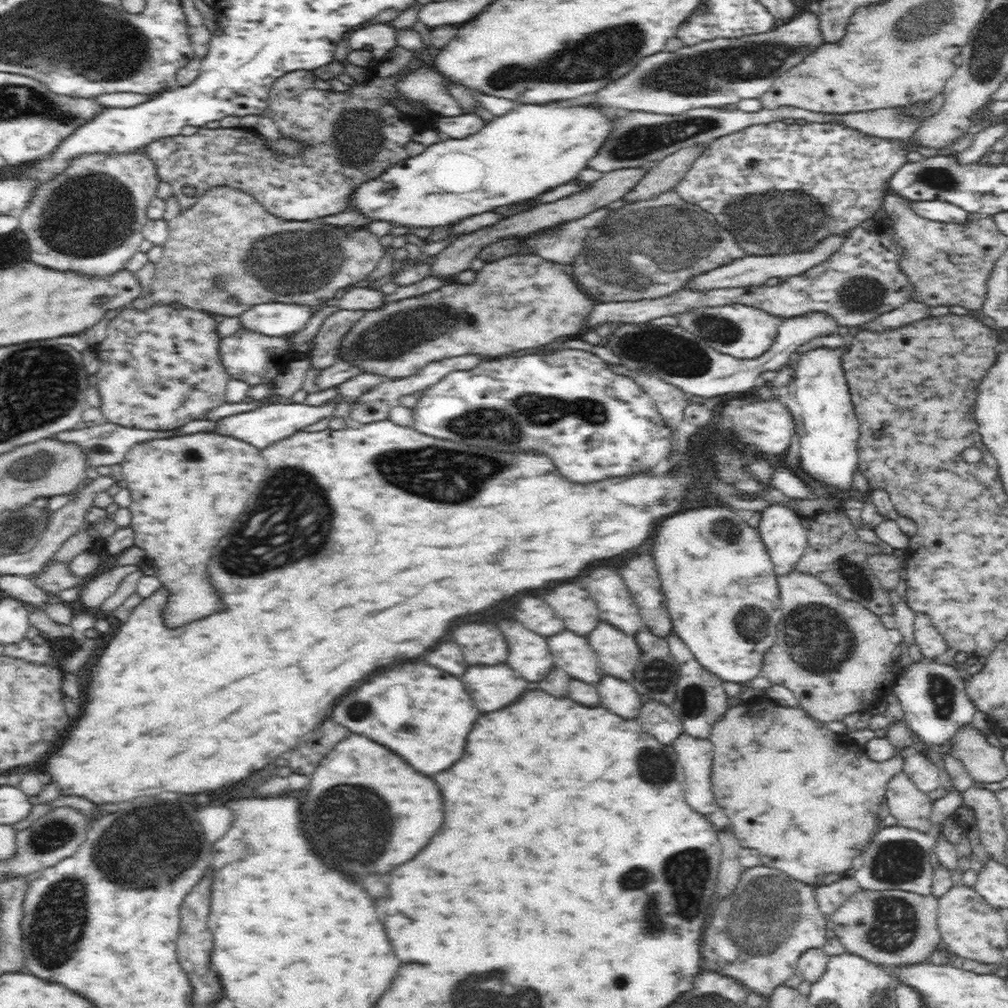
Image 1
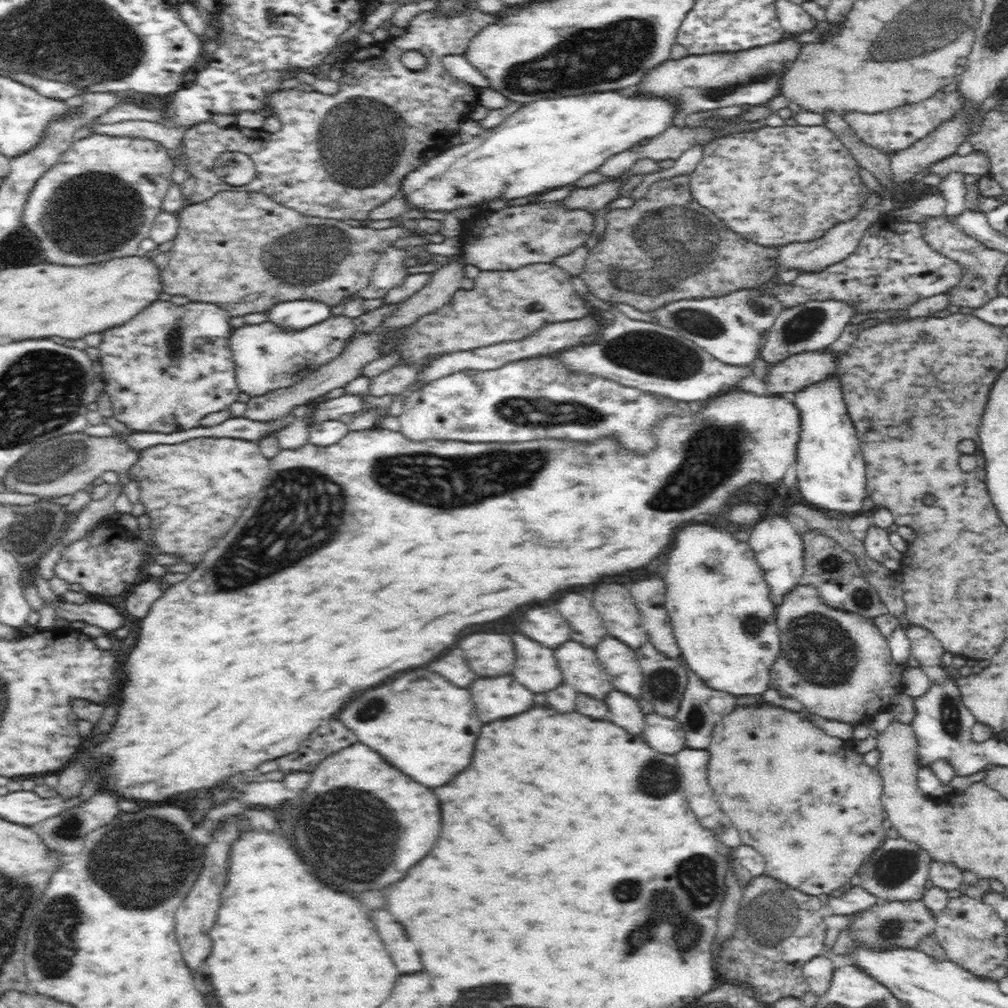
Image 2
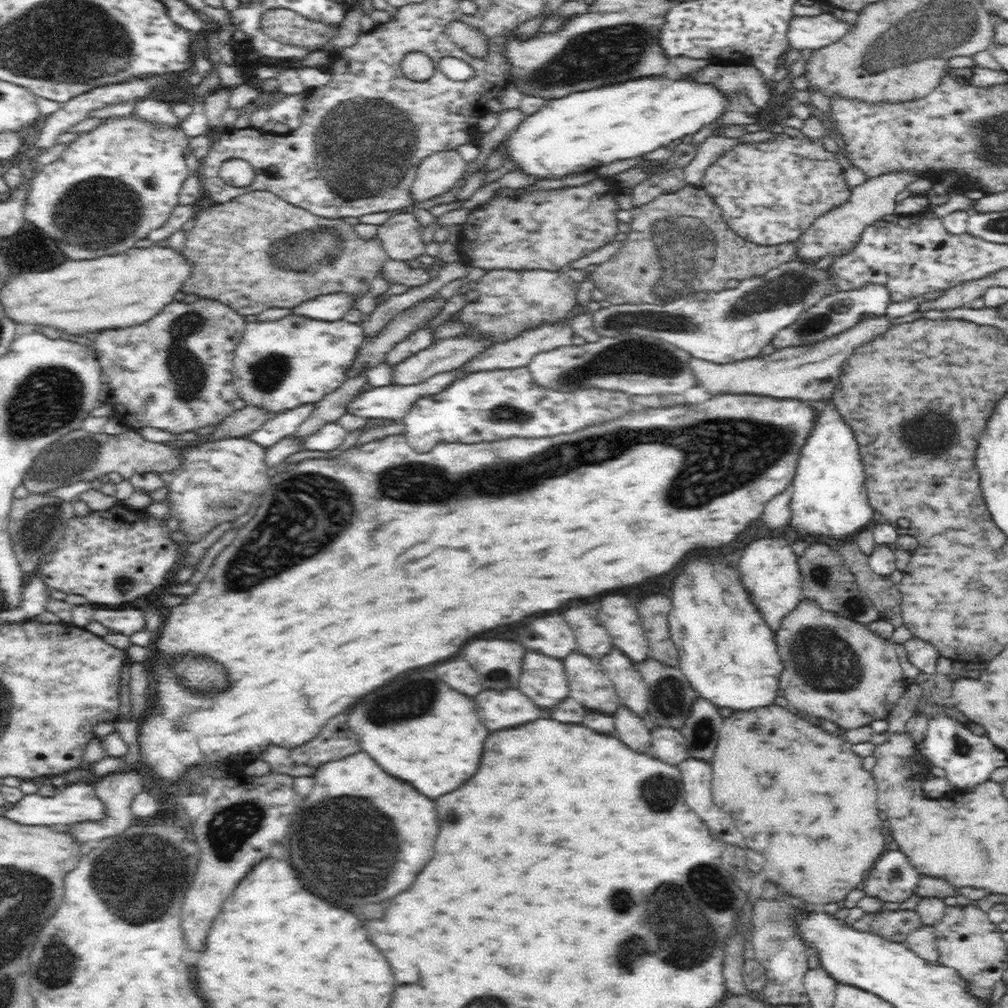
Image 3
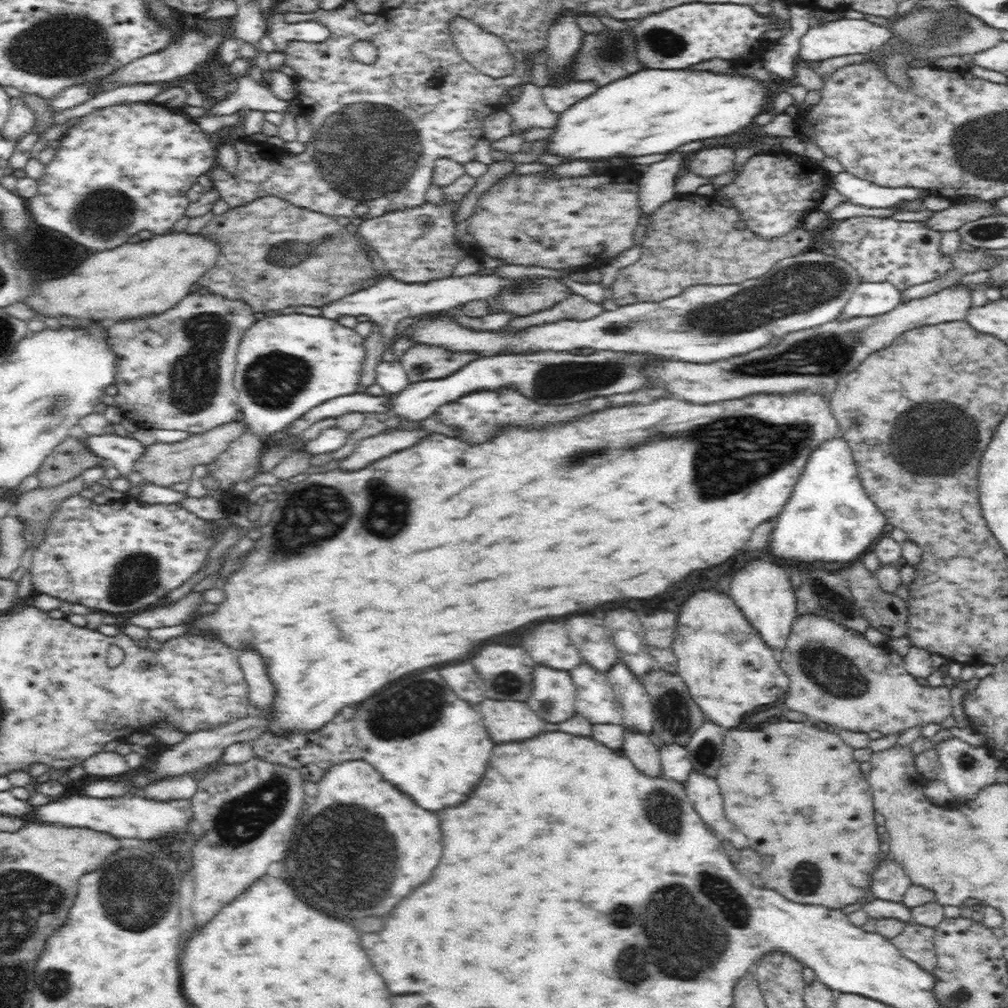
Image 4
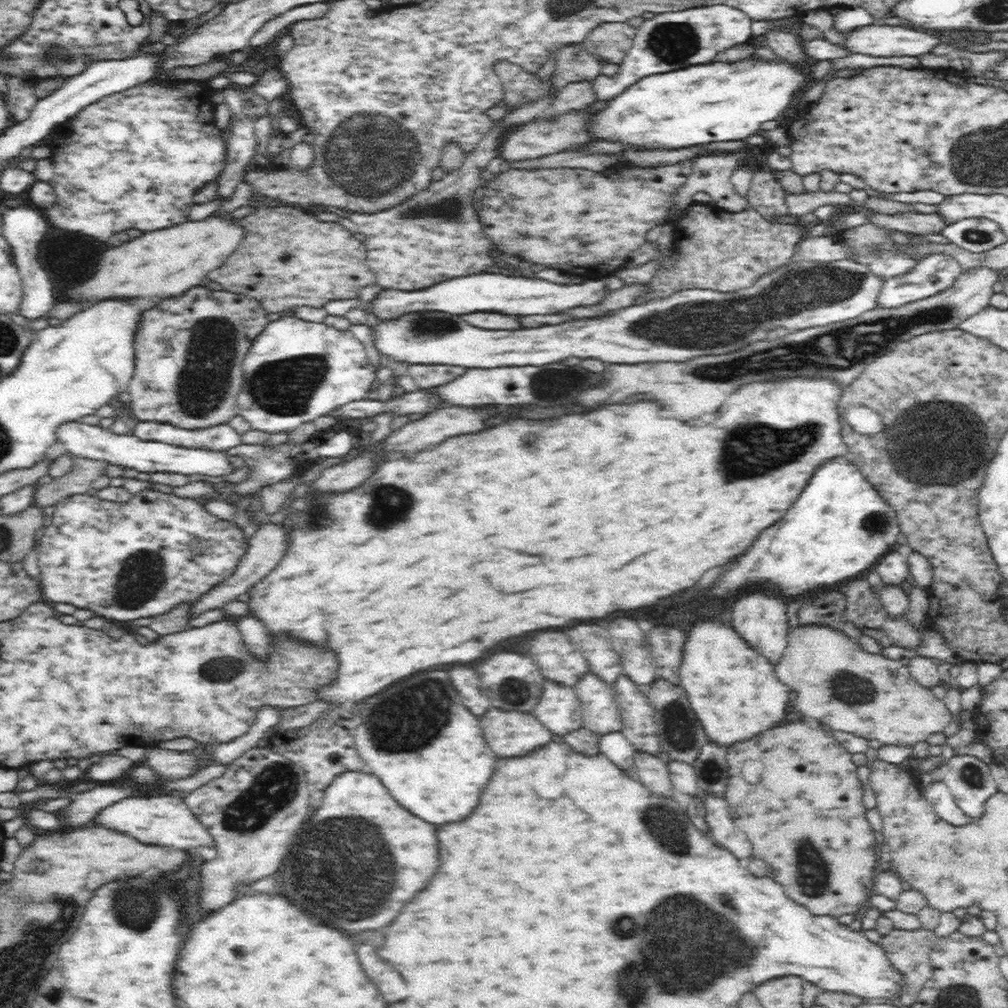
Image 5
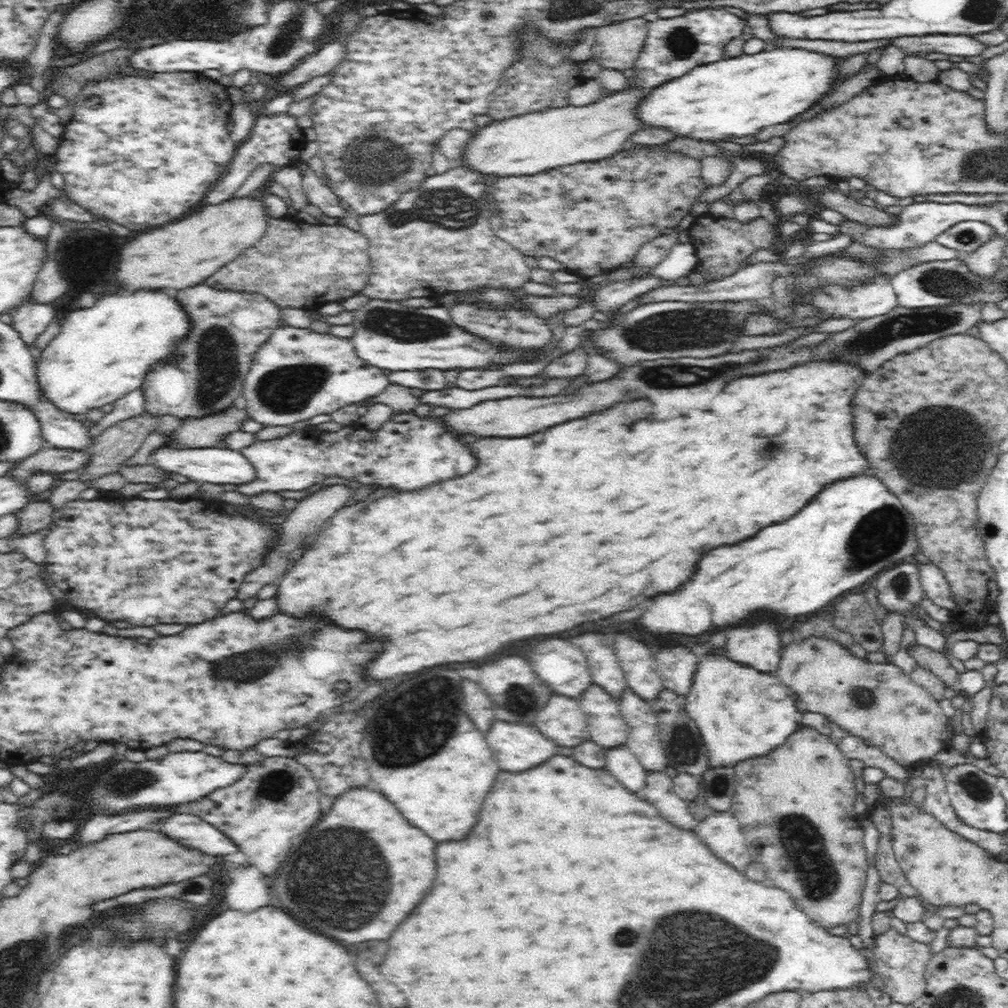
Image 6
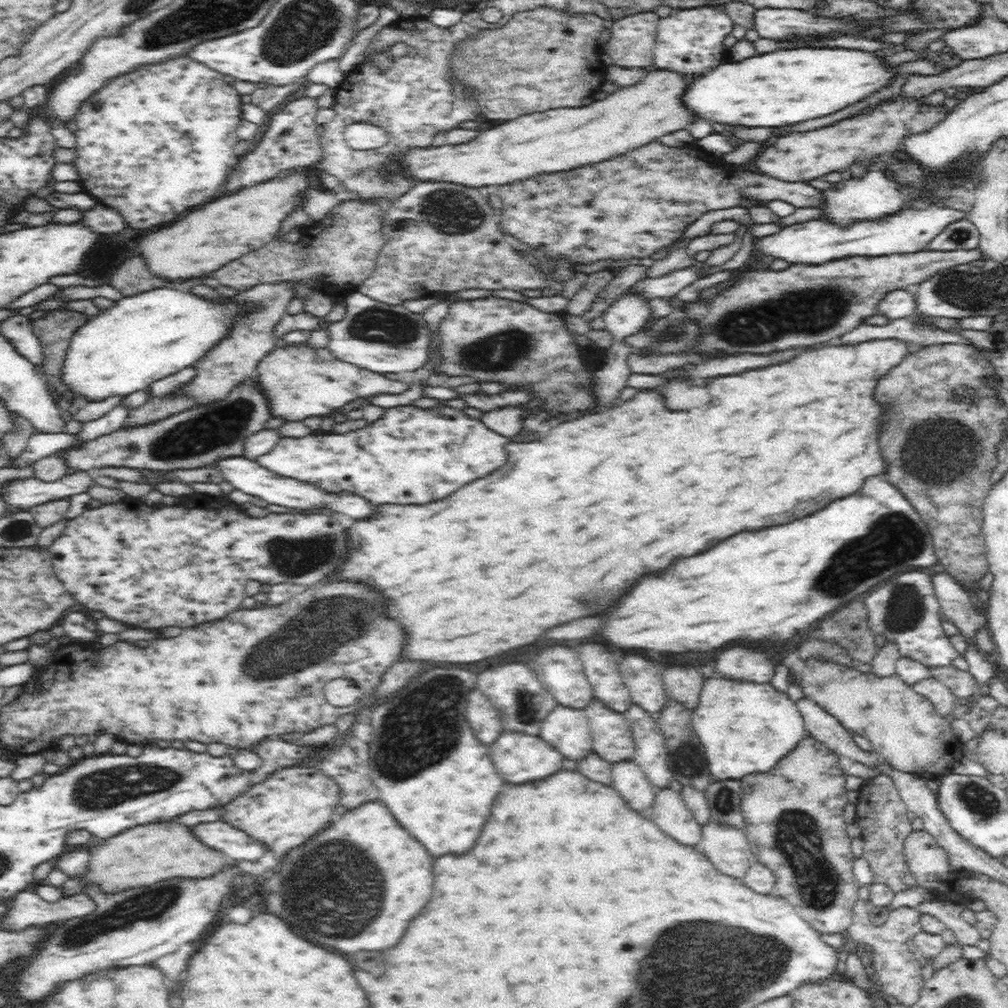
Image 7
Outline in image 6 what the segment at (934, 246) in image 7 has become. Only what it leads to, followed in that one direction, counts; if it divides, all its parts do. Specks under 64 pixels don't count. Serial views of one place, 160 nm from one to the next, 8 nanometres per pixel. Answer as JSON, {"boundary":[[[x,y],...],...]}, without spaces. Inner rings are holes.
{"boundary":[[[982,221],[959,222],[936,238],[936,243],[959,252],[972,253],[996,234],[994,228]]]}

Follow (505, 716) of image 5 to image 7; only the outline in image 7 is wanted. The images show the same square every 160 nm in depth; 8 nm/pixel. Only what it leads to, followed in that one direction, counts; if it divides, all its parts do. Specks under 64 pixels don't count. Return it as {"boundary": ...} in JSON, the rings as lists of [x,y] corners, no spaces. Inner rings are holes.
{"boundary":[[[502,732],[499,738],[490,747],[496,770],[501,774],[501,778],[508,784],[527,785],[541,781],[547,781],[553,774],[560,770],[572,770],[576,762],[566,760],[558,751],[552,749],[542,738],[538,736],[528,736],[512,732]]]}

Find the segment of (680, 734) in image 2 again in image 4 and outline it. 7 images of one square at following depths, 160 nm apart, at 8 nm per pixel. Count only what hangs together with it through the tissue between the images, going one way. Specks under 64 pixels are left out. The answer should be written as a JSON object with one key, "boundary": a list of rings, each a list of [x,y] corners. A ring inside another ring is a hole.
{"boundary":[[[678,744],[665,745],[659,748],[664,780],[685,786],[693,774],[689,750]]]}

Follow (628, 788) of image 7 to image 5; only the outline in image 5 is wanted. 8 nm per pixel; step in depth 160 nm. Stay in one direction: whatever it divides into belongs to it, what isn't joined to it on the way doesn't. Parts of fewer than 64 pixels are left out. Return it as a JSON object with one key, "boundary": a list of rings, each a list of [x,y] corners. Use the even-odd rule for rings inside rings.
{"boundary":[[[622,733],[604,734],[599,738],[599,750],[612,764],[622,772],[632,773],[634,754],[637,752]]]}

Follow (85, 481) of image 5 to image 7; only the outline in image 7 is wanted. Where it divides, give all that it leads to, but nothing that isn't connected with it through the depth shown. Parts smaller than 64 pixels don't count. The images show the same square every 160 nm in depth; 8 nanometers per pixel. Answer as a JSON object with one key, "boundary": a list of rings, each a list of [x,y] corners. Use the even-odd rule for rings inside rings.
{"boundary":[[[170,393],[161,397],[150,397],[143,405],[134,408],[132,414],[128,414],[124,427],[154,422],[197,405],[196,397],[190,393]]]}

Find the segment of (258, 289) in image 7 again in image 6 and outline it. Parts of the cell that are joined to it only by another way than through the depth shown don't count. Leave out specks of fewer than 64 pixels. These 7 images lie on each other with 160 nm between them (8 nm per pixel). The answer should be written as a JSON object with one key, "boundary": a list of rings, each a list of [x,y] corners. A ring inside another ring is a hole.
{"boundary":[[[203,283],[180,290],[175,298],[188,310],[194,328],[188,340],[180,346],[179,357],[170,365],[157,365],[147,375],[147,381],[142,386],[143,390],[146,390],[144,412],[154,415],[174,415],[178,420],[186,417],[202,418],[204,415],[229,407],[236,398],[241,396],[242,383],[250,370],[255,354],[282,325],[283,312],[264,294],[218,290]]]}

